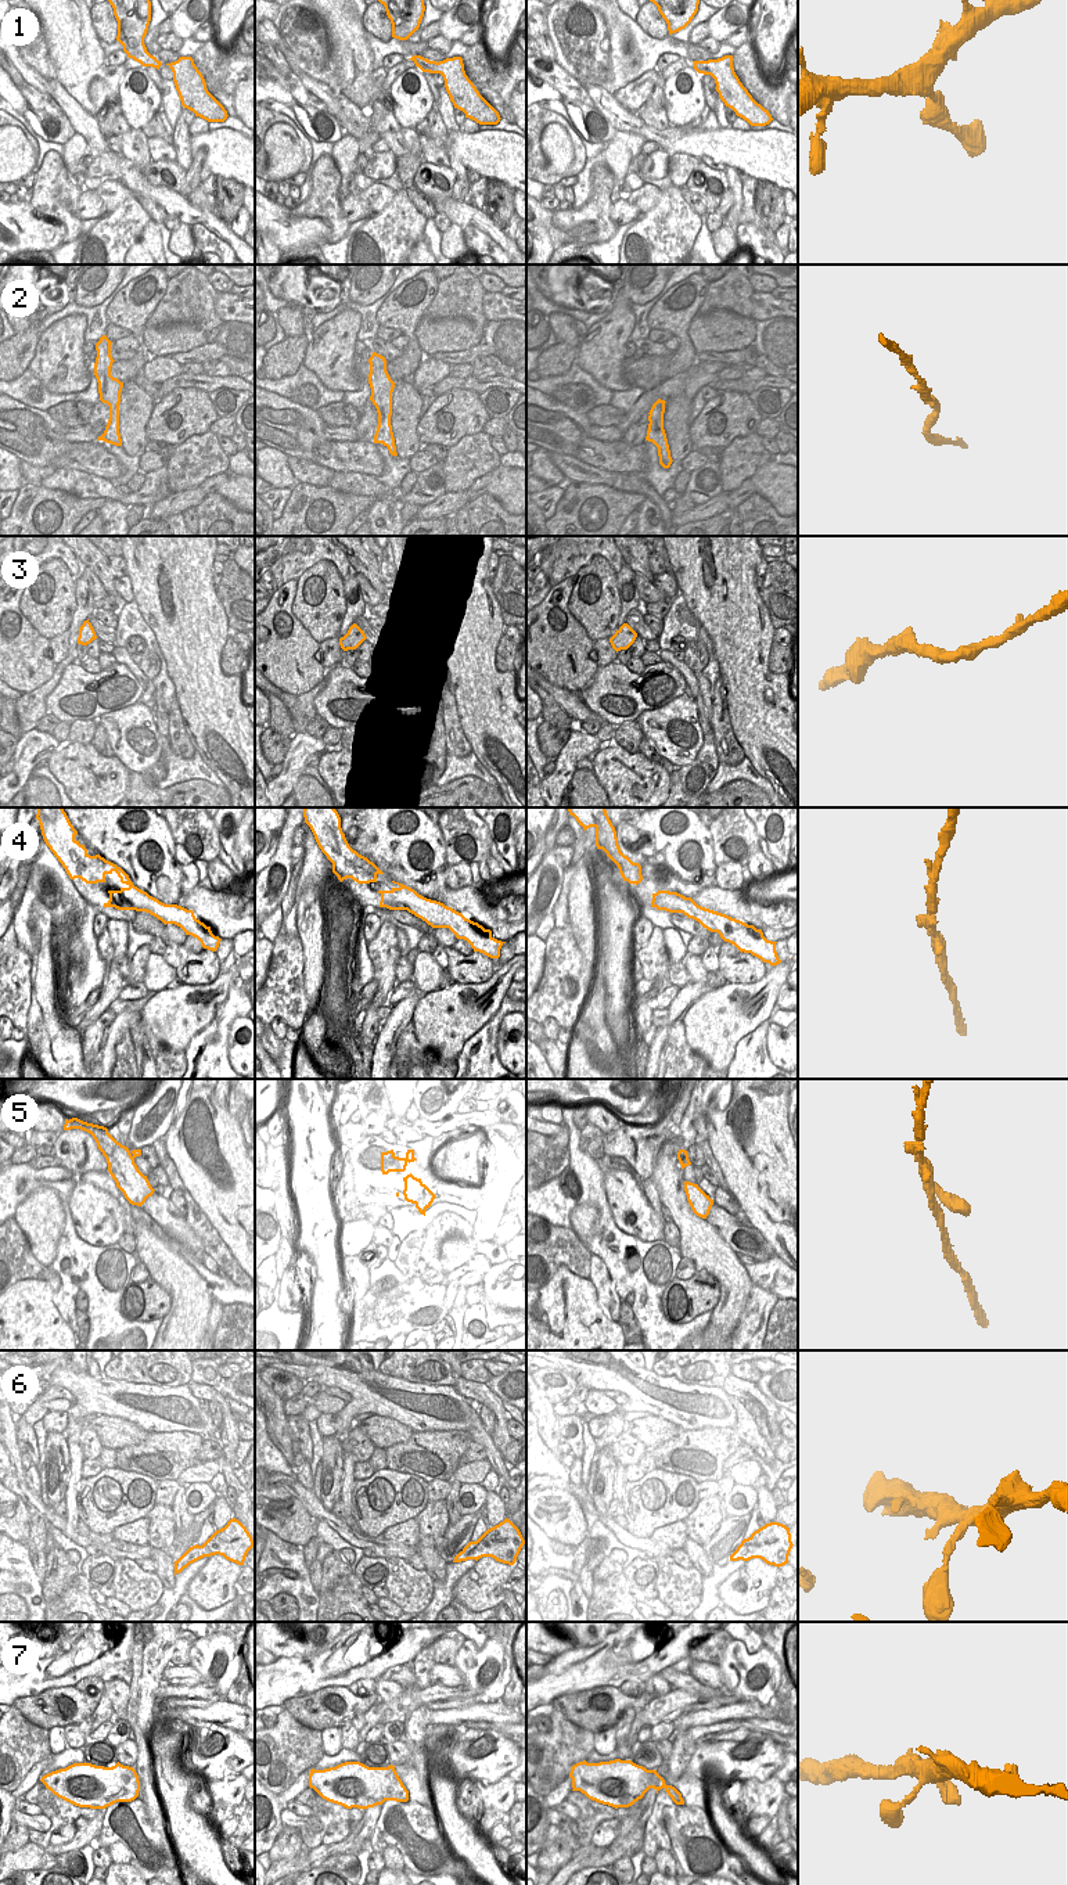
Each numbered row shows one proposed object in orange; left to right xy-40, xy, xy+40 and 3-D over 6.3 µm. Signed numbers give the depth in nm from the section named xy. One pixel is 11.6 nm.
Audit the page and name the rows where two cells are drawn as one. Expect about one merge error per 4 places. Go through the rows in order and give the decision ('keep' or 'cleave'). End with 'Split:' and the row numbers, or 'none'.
1: keep
2: keep
3: keep
4: keep
5: cleave
6: keep
7: keep
Split: 5

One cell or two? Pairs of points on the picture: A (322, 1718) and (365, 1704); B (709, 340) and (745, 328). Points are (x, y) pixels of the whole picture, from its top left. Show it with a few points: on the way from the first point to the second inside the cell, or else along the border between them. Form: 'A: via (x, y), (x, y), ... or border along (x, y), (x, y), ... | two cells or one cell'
A: via (333, 1715), (341, 1715), (353, 1704) | one cell
B: via (718, 331), (737, 330) | one cell

